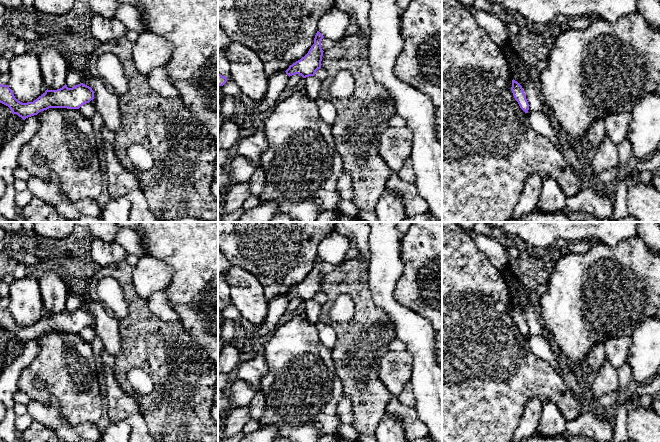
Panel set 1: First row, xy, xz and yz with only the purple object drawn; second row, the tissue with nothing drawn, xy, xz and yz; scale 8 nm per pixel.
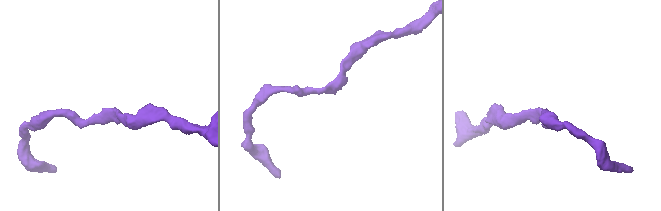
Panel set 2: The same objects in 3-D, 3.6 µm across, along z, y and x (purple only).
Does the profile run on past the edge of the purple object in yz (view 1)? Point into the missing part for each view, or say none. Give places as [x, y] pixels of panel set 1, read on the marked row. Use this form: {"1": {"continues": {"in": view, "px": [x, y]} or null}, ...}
{"1": {"continues": null}}

